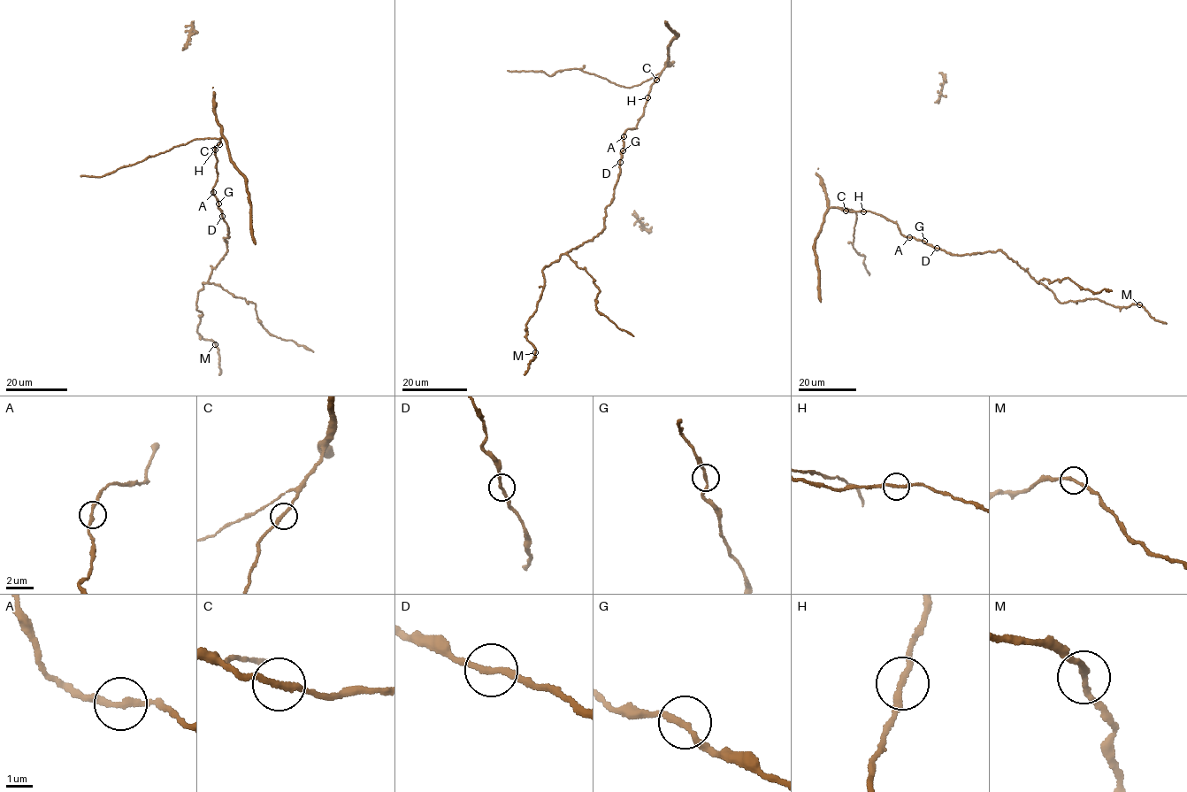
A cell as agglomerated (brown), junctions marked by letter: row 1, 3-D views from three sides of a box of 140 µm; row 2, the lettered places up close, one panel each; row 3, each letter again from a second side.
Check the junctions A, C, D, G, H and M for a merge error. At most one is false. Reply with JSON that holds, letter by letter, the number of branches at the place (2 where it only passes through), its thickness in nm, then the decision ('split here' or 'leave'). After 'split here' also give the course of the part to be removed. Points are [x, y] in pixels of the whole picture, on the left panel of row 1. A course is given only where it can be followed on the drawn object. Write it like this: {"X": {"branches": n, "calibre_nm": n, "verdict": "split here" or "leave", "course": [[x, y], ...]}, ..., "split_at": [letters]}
{"A": {"branches": 2, "calibre_nm": 220, "verdict": "leave"}, "C": {"branches": 2, "calibre_nm": 220, "verdict": "leave"}, "D": {"branches": 2, "calibre_nm": 220, "verdict": "leave"}, "G": {"branches": 2, "calibre_nm": 200, "verdict": "leave"}, "H": {"branches": 2, "calibre_nm": 220, "verdict": "leave"}, "M": {"branches": 2, "calibre_nm": 220, "verdict": "split here", "course": [[215, 343], [220, 359], [218, 375]]}, "split_at": ["M"]}

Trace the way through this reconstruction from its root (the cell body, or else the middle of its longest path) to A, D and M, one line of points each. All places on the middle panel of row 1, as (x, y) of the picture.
A: (623, 149), (624, 136)
D: (623, 149), (620, 162)
M: (623, 149), (603, 231), (542, 269), (544, 287), (526, 324), (526, 339), (535, 352)

